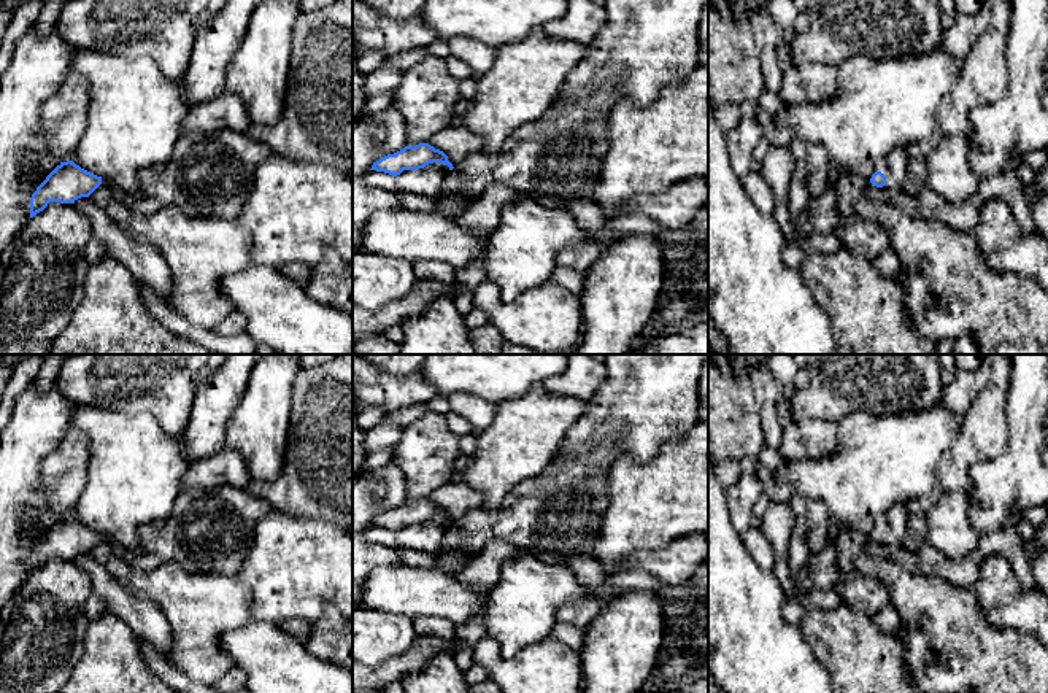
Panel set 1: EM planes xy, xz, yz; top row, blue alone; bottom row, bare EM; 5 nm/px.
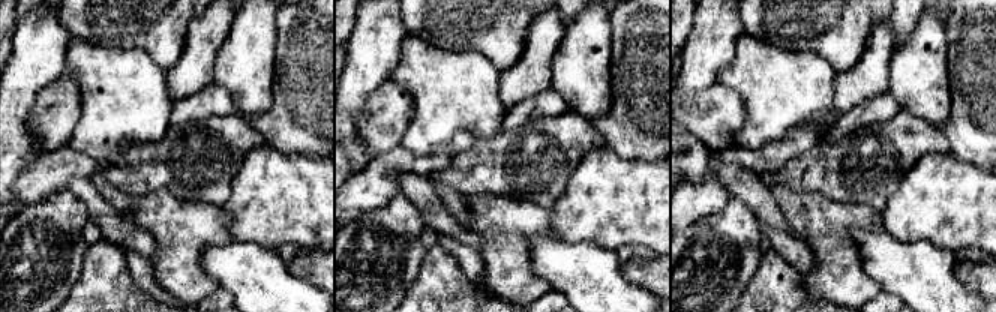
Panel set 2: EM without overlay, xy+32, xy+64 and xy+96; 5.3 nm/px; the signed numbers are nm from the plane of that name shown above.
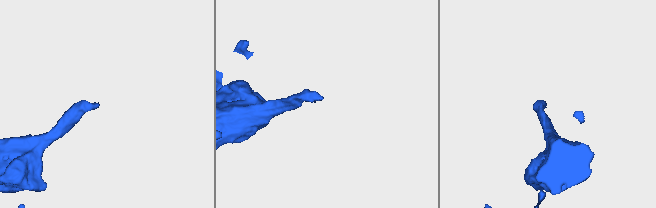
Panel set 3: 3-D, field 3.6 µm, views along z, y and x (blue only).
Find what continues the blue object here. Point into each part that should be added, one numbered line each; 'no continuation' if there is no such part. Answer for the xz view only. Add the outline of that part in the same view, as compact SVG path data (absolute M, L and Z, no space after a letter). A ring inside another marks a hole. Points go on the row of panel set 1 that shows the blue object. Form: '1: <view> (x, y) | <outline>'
no continuation

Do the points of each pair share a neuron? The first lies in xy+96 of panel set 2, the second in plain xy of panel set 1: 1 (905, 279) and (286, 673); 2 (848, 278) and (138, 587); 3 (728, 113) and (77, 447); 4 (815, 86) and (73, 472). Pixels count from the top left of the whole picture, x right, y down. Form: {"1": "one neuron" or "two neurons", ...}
{"1": "one neuron", "2": "one neuron", "3": "one neuron", "4": "two neurons"}

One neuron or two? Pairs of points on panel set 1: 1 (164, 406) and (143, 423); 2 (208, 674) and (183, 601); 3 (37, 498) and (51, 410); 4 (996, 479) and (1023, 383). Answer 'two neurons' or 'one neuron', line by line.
1: two neurons
2: one neuron
3: one neuron
4: one neuron

